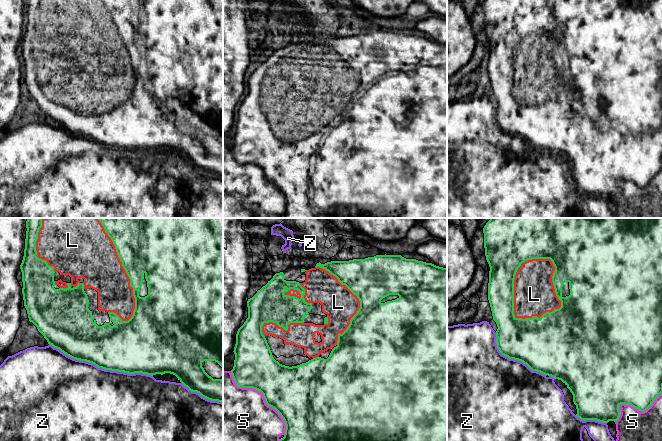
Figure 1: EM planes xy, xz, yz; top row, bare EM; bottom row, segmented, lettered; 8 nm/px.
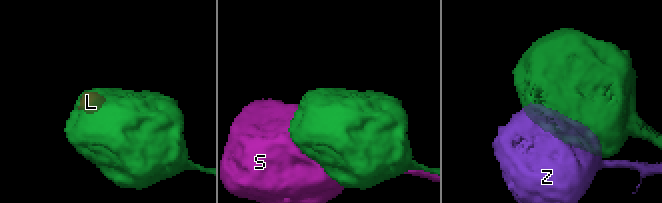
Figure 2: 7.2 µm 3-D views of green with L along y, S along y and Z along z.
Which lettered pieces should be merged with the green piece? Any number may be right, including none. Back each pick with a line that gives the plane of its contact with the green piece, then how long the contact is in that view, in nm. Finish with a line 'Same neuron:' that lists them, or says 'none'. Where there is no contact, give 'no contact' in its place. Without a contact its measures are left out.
L: meets green in yz; contact 550 nm long
Same neuron: L

